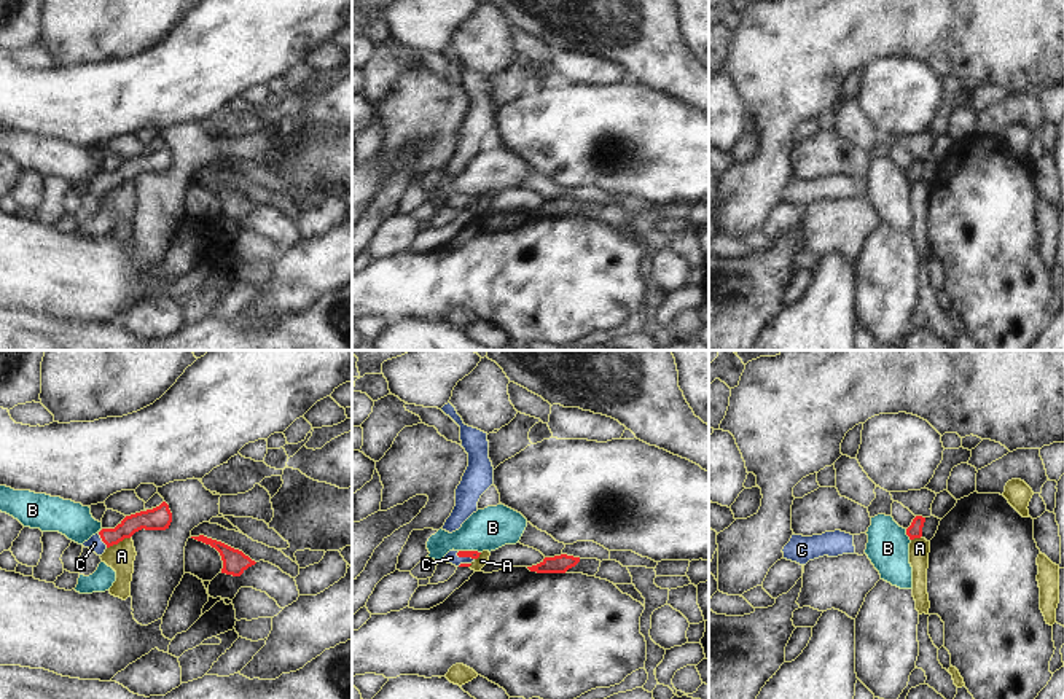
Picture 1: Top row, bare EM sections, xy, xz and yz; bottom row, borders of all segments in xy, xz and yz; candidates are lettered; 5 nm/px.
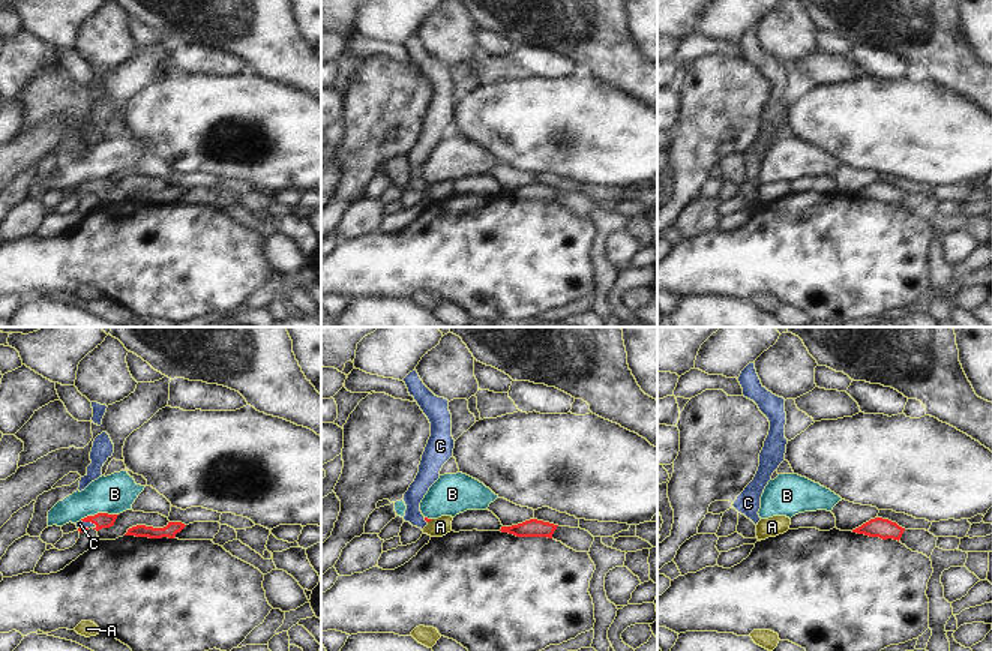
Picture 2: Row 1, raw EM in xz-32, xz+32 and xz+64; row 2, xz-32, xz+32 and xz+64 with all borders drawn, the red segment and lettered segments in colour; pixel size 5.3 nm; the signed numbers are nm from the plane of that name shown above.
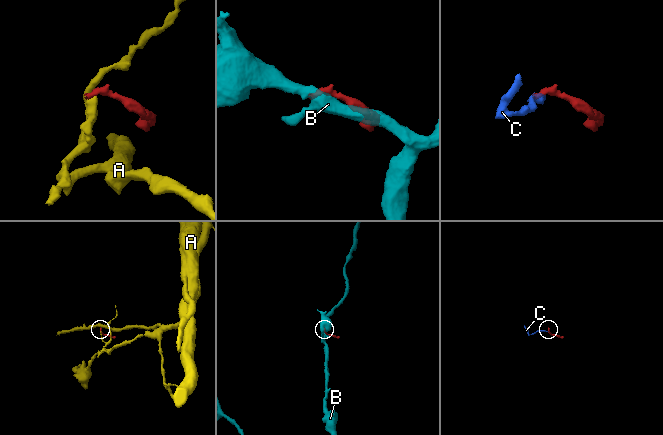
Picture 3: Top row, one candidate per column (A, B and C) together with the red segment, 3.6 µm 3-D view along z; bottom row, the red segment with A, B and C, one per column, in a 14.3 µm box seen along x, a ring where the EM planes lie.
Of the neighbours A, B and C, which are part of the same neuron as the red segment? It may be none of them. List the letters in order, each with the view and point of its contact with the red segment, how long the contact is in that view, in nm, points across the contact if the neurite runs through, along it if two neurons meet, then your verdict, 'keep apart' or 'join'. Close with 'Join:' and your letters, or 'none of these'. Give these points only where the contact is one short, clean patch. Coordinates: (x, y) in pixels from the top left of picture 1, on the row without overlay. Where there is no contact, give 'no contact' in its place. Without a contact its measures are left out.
A: xy (118, 185) | 130 nm | along xy (129, 180), (107, 191) | keep apart
B: yz (907, 177) | 70 nm | along yz (905, 172), (910, 183) | keep apart
C: xy (101, 180) | 100 nm | across xy (147, 163), (101, 180), (94, 187) | join
Join: C

